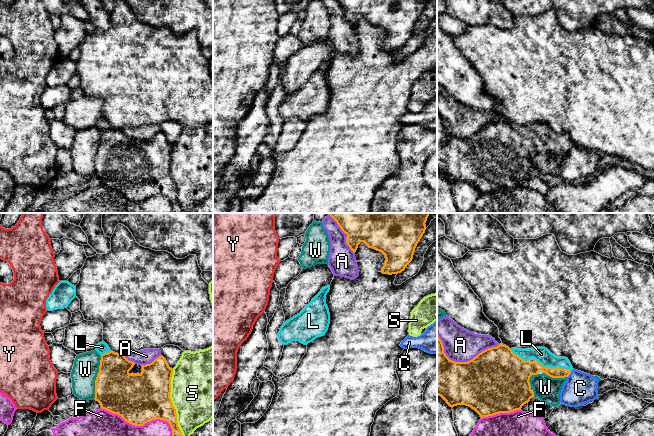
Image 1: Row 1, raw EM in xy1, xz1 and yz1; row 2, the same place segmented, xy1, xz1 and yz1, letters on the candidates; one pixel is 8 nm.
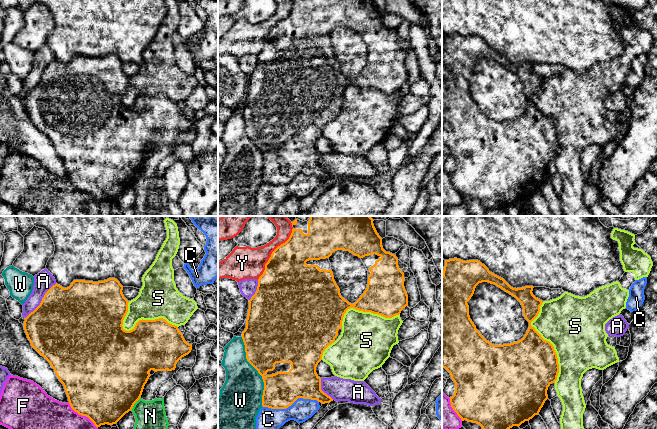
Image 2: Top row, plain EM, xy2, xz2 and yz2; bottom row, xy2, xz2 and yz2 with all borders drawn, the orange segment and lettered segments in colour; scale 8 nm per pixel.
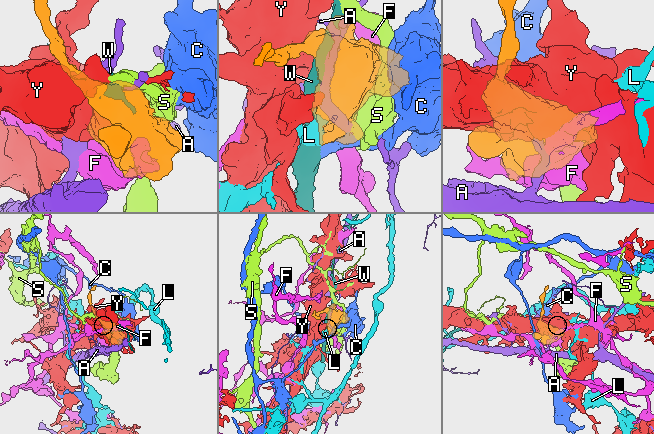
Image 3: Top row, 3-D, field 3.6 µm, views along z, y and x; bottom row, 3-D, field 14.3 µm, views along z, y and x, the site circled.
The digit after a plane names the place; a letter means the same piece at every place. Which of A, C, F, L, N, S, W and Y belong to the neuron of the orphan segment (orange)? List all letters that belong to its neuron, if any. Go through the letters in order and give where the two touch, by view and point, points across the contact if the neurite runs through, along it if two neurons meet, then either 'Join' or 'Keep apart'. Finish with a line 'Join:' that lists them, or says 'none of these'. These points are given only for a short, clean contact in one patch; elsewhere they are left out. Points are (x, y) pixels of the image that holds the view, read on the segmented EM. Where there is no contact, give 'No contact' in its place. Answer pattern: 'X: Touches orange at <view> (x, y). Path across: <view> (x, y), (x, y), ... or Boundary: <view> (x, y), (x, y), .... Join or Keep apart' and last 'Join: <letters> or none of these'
A: Touches orange at yz1 (462, 362). Keep apart
C: Touches orange at xz2 (290, 405). Keep apart
F: Touches orange at xy1 (141, 425). Keep apart
L: Touches orange at yz1 (553, 368). Join
N: Touches orange at xy2 (134, 403). Keep apart
S: Touches orange at yz2 (548, 341). Keep apart
W: Touches orange at xz2 (257, 370). Keep apart
Y: Touches orange at xz2 (272, 253). Keep apart
Join: L

